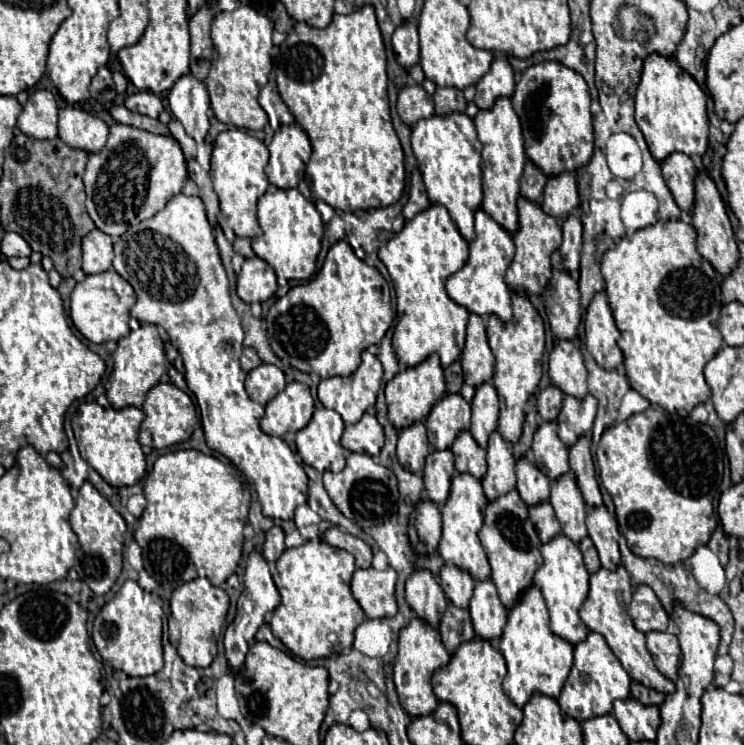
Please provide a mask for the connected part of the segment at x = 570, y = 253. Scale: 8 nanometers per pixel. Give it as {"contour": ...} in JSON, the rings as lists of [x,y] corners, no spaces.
{"contour":[[[570,214],[562,224],[562,260],[564,268],[578,278],[578,264],[580,264],[580,250],[582,250],[582,222],[578,216]]]}

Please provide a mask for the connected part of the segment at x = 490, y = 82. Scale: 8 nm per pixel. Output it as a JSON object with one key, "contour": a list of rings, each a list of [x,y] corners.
{"contour":[[[494,56],[490,70],[476,84],[476,98],[474,98],[476,106],[482,110],[492,108],[498,96],[512,96],[514,84],[516,84],[514,70],[508,64],[508,60]]]}

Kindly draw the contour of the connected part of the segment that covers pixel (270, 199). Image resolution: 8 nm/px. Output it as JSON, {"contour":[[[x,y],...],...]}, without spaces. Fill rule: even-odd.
{"contour":[[[274,188],[258,200],[258,222],[264,234],[252,240],[254,254],[268,262],[276,276],[284,276],[286,280],[308,280],[316,272],[316,260],[324,236],[324,222],[316,206],[308,202],[296,188]]]}

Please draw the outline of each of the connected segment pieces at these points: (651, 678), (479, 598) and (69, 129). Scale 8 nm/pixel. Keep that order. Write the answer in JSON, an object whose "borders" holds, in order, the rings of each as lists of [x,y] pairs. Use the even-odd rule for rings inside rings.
{"borders":[[[[618,564],[616,570],[608,570],[608,568],[600,566],[598,572],[590,574],[590,590],[588,590],[588,598],[584,600],[584,604],[580,608],[580,618],[588,626],[588,630],[594,630],[606,638],[610,650],[616,654],[616,658],[620,660],[624,670],[634,680],[642,680],[642,684],[650,684],[650,688],[658,688],[660,692],[670,694],[670,692],[674,692],[674,684],[656,670],[652,656],[646,650],[644,634],[634,628],[634,624],[628,616],[630,600],[632,600],[632,584],[630,584],[630,574],[628,574],[626,566]]],[[[480,580],[474,586],[468,610],[478,636],[482,636],[484,640],[494,640],[502,634],[502,628],[506,624],[506,608],[498,598],[492,580]]],[[[77,106],[60,109],[58,138],[72,148],[82,148],[86,152],[96,152],[106,144],[109,126],[100,118],[88,114]]]]}

